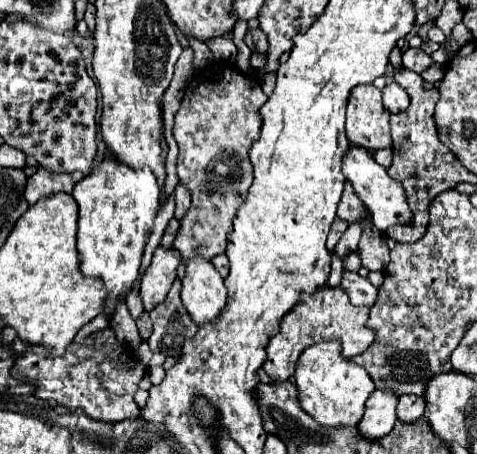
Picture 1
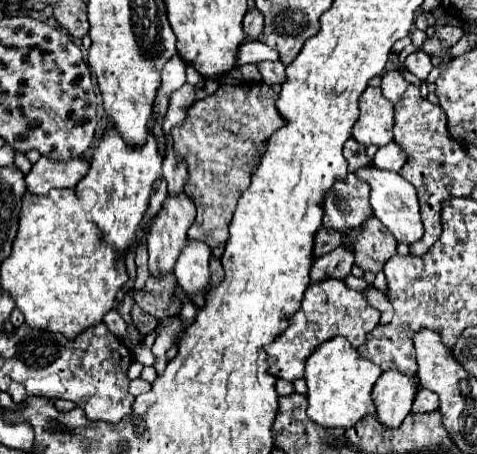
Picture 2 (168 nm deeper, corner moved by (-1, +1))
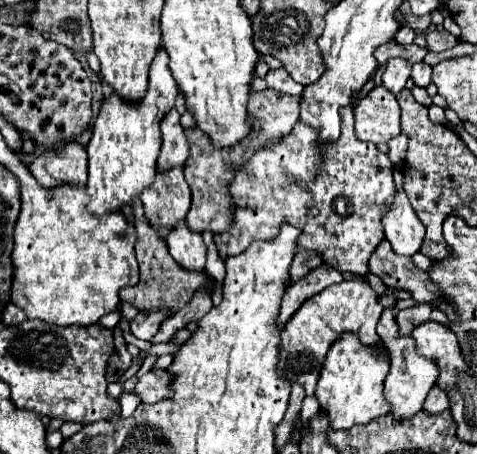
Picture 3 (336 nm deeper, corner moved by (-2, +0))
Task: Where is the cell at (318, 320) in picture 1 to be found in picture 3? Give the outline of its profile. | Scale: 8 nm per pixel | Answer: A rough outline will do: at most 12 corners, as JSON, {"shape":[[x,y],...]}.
{"shape":[[366,280],[308,298],[282,332],[278,370],[312,396],[344,332],[376,344],[382,304]]}

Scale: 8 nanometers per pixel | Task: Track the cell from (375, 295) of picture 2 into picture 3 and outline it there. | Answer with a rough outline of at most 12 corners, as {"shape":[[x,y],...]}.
{"shape":[[390,308],[378,336],[392,360],[384,396],[394,418],[422,410],[436,360],[400,336]]}

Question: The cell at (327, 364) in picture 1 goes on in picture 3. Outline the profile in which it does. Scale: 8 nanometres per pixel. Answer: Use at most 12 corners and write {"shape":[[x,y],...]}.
{"shape":[[352,332],[328,350],[316,396],[332,430],[392,408],[390,360]]}

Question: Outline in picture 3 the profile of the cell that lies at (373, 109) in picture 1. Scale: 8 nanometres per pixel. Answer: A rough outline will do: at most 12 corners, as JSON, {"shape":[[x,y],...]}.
{"shape":[[384,86],[354,106],[356,136],[374,144],[400,134],[396,96]]}

